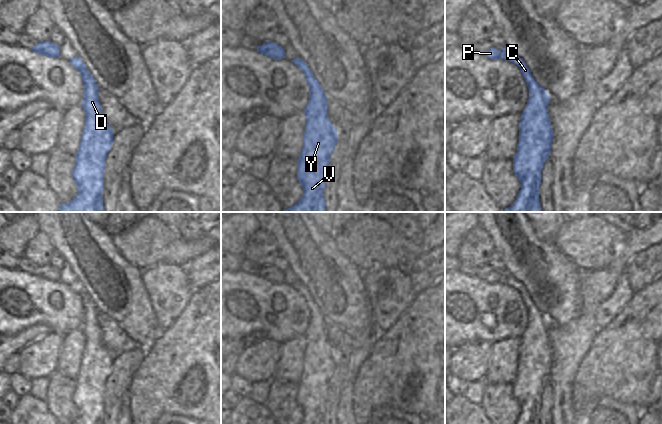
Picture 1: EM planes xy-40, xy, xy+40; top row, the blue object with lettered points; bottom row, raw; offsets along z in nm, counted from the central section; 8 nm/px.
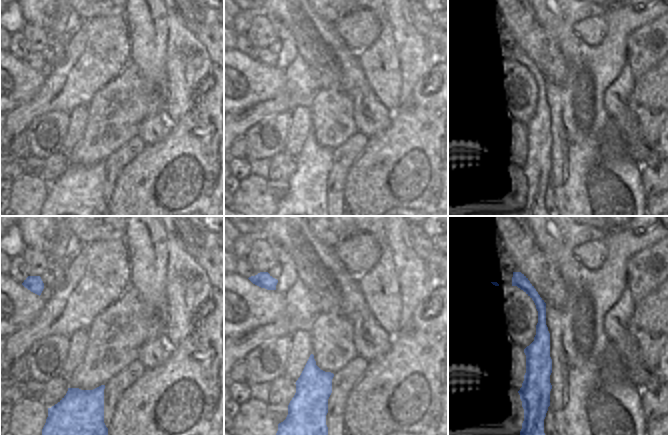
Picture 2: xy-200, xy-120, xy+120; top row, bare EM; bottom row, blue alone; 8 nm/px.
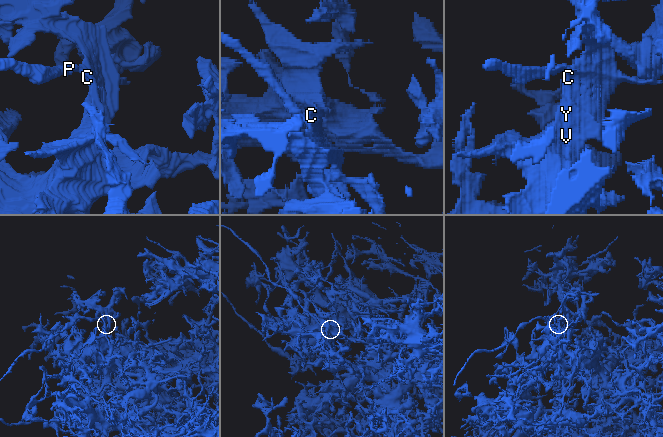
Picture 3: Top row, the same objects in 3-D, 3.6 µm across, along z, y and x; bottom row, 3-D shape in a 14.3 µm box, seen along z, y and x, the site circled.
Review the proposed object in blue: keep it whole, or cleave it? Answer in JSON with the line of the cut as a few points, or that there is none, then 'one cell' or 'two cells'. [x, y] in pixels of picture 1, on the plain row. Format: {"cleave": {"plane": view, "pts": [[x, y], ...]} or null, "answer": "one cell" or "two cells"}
{"cleave": {"plane": "xy+40", "pts": [[502, 275], [505, 283]]}, "answer": "two cells"}

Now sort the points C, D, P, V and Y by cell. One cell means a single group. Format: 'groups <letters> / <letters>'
groups C D V Y / P

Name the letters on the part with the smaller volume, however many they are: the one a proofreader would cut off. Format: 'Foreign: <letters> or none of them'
Foreign: P

